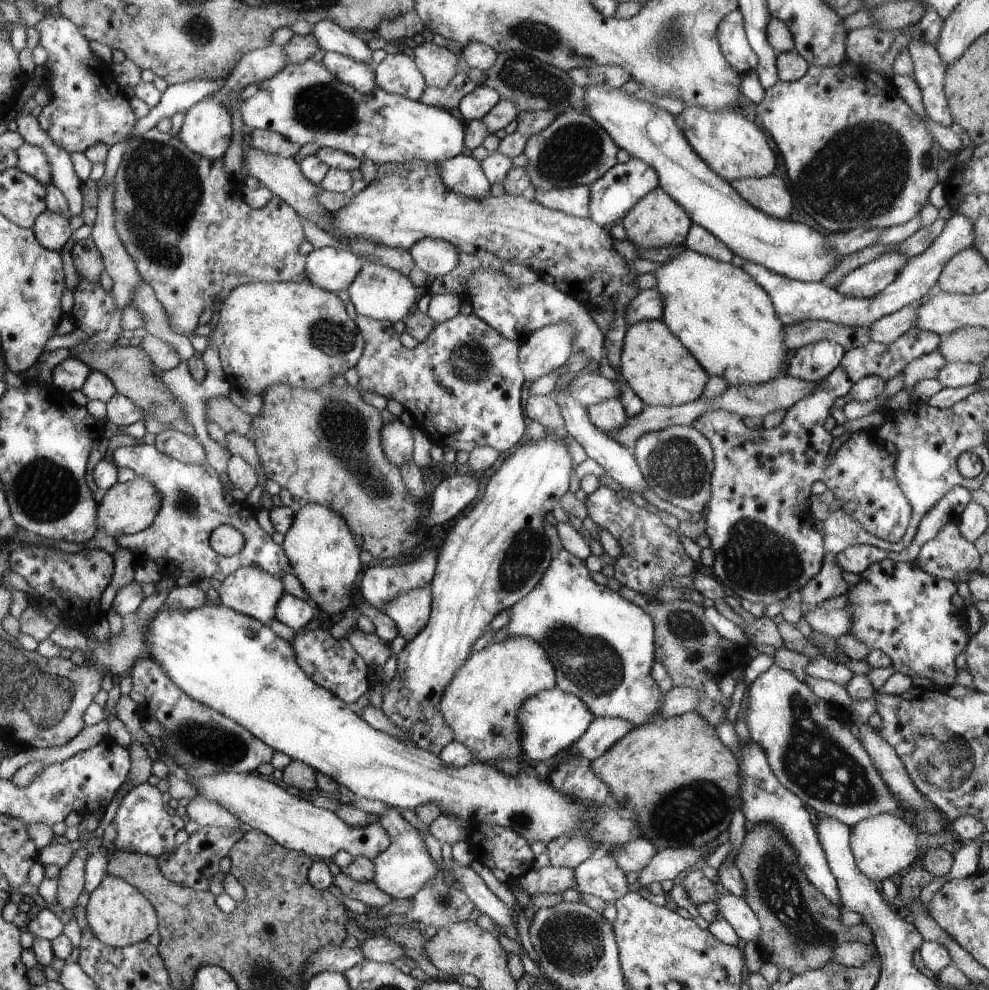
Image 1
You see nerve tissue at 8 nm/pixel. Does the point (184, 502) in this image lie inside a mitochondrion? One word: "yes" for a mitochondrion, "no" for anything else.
yes

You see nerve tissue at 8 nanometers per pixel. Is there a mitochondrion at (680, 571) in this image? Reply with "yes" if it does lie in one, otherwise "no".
no

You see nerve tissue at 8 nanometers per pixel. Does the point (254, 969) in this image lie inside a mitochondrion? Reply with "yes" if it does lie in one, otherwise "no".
yes

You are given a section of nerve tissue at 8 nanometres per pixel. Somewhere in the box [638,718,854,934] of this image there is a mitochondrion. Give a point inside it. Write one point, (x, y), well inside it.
(688, 810)

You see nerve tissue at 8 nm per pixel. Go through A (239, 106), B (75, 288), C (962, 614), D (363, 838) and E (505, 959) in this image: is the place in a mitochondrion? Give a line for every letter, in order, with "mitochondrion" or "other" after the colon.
A: other
B: other
C: other
D: other
E: other

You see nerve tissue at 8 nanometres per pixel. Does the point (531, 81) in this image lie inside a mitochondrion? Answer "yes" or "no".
yes

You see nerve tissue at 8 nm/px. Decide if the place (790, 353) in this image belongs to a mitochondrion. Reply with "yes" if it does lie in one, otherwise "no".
no

